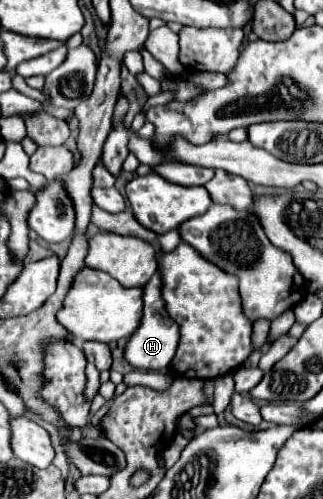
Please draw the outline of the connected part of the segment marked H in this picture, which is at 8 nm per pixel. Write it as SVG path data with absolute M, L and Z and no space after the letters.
M158 271L144 287L142 323L136 329L136 333L128 339L124 357L136 369L154 369L154 371L166 369L170 365L170 361L174 359L174 355L176 355L178 341L180 341L180 327L174 323L174 319L166 311L166 303L164 303L162 295L160 295L160 271Z

